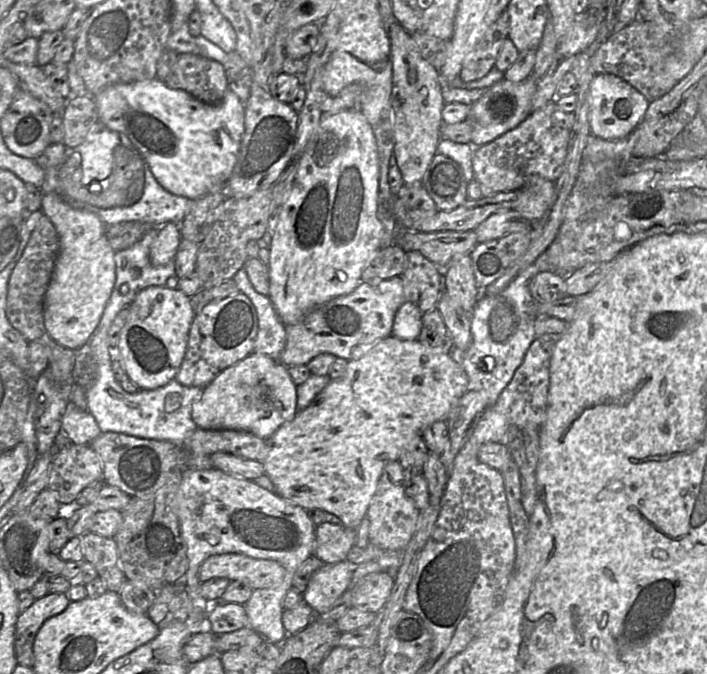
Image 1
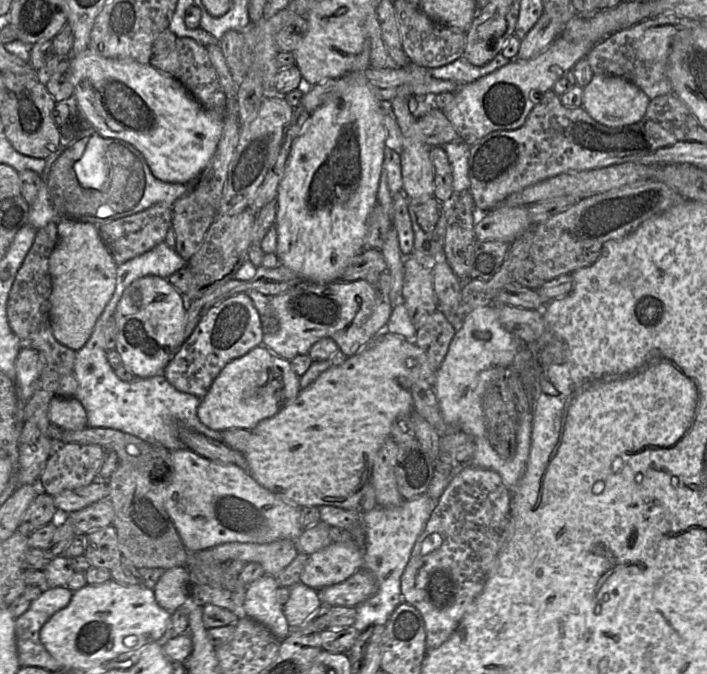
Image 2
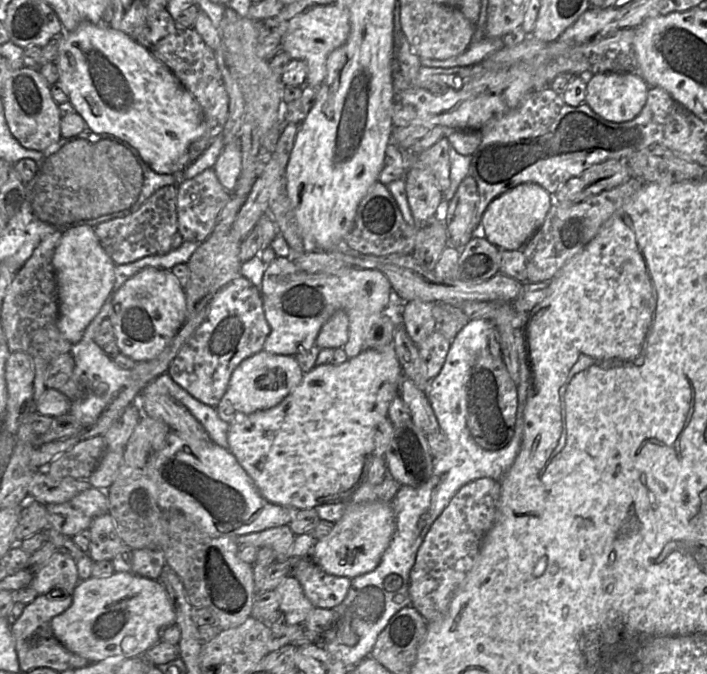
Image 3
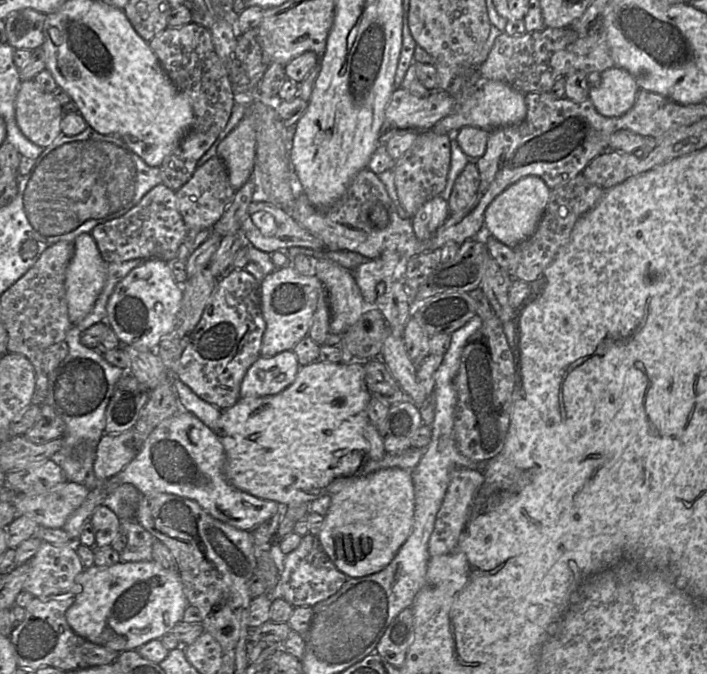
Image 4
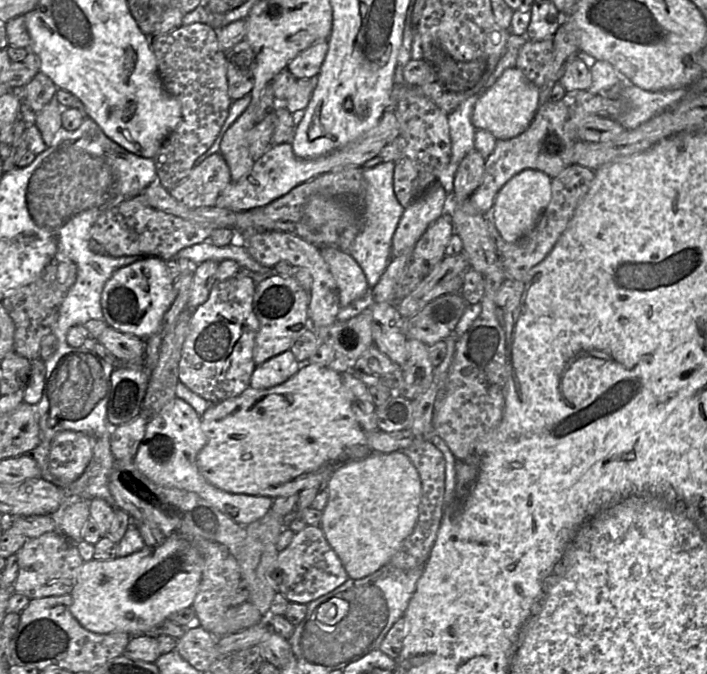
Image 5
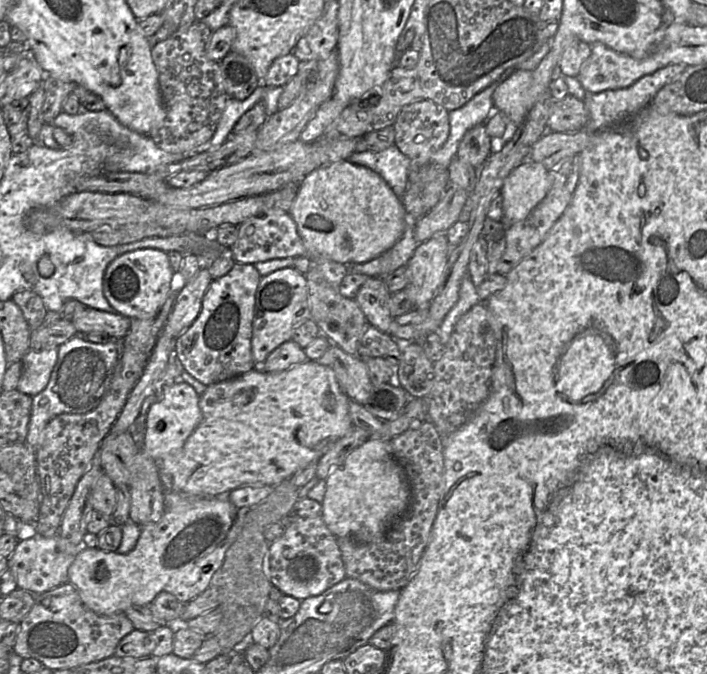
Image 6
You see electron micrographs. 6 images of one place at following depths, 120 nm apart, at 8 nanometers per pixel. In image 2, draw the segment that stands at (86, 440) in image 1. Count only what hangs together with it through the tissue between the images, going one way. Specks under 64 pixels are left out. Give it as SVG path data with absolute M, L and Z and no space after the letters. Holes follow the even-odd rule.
M75 397L52 398L48 418L50 423L56 424L62 430L78 431L88 426L86 410Z

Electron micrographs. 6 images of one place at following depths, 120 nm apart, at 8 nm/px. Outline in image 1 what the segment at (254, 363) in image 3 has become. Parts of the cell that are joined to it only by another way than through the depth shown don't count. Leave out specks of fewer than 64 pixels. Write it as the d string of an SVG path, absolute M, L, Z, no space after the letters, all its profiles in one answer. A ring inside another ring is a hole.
M253 352L226 368L204 388L201 398L192 405L191 416L201 429L241 430L267 441L280 426L292 420L297 412L297 386L289 375L288 367L279 360Z

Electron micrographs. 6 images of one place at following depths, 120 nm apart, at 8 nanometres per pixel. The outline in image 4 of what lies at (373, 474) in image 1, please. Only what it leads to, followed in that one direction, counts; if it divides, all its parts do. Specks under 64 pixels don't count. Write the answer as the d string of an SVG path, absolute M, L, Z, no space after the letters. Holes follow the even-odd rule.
M315 361L310 365L300 367L295 381L283 392L266 397L240 399L237 404L222 411L214 428L218 440L223 445L226 453L224 474L228 483L234 488L251 494L262 500L270 500L282 507L289 507L299 503L311 503L324 495L331 495L331 487L337 482L350 478L362 471L369 459L370 446L364 435L364 429L368 419L368 405L372 394L365 381L365 363L353 361L351 363L329 363Z

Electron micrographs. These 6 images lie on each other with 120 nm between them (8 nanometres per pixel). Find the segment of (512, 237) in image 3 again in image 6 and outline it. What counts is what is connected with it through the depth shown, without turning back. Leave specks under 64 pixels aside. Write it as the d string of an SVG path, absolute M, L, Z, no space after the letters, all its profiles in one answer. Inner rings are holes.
M525 160L508 175L500 191L507 226L525 219L546 196L551 187L548 172L543 164Z

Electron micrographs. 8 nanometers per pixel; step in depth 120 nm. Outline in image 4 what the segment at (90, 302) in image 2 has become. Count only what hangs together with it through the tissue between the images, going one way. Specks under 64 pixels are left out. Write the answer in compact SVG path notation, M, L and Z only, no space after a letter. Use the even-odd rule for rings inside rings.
M82 233L75 239L74 255L68 264L65 278L68 315L73 325L78 324L92 311L106 282L107 264L90 233Z

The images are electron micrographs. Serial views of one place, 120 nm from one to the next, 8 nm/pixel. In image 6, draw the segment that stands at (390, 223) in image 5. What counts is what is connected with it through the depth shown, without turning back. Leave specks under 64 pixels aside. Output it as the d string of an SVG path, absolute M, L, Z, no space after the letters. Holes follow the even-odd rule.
M396 144L380 152L354 152L349 160L377 172L402 200L408 185L411 160ZM407 225L401 238L381 256L366 263L348 265L347 272L369 277L383 277L407 265L419 245L413 236L414 227L415 225Z

